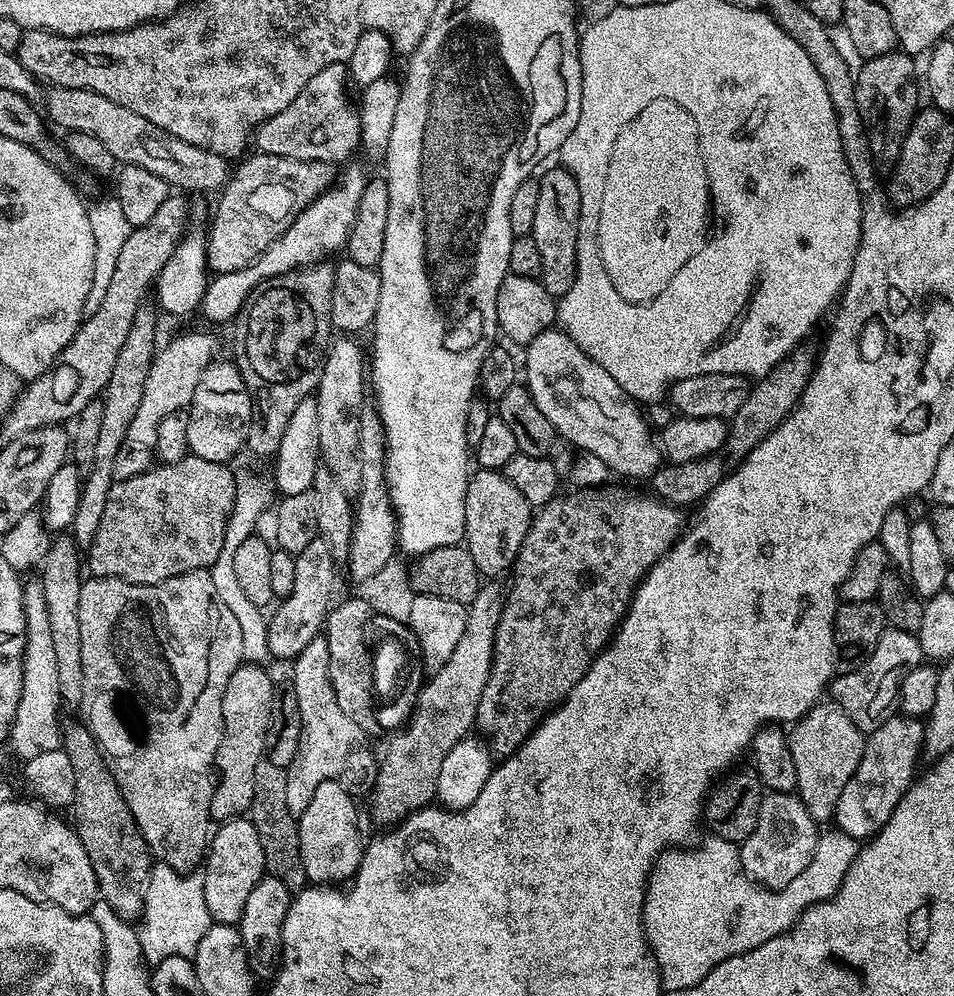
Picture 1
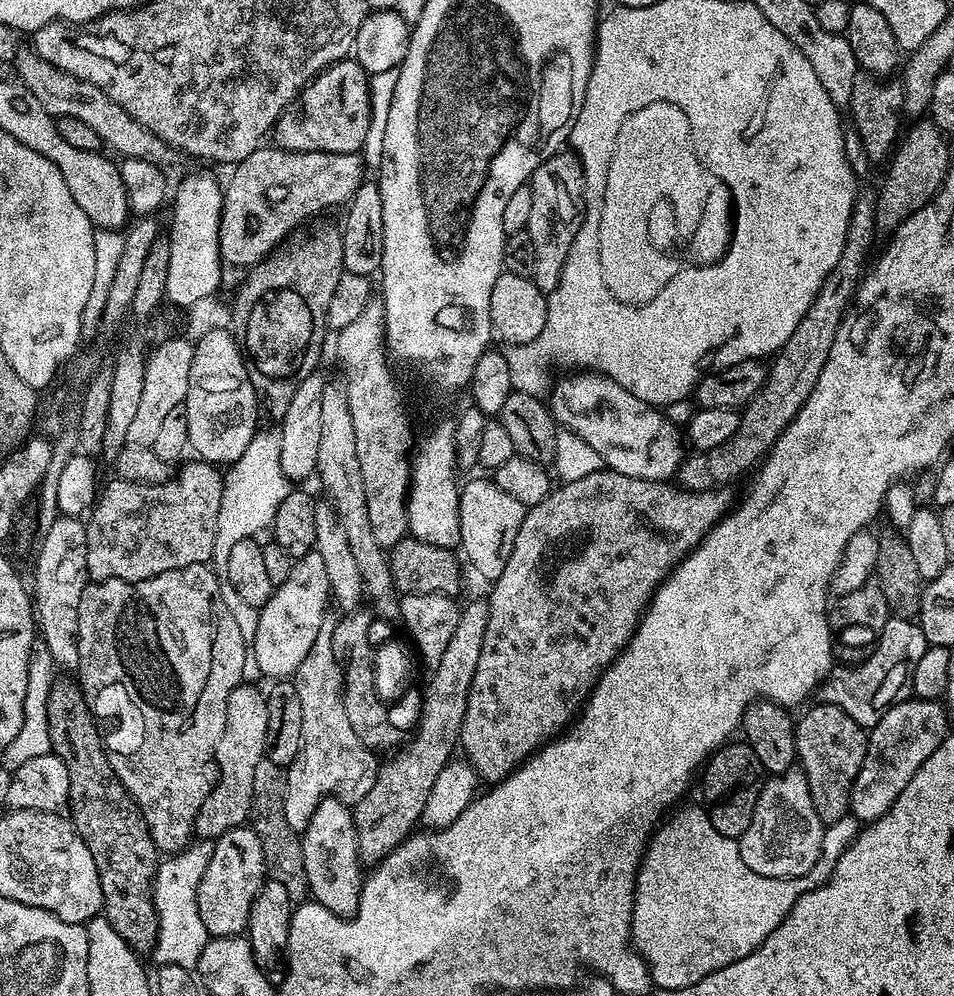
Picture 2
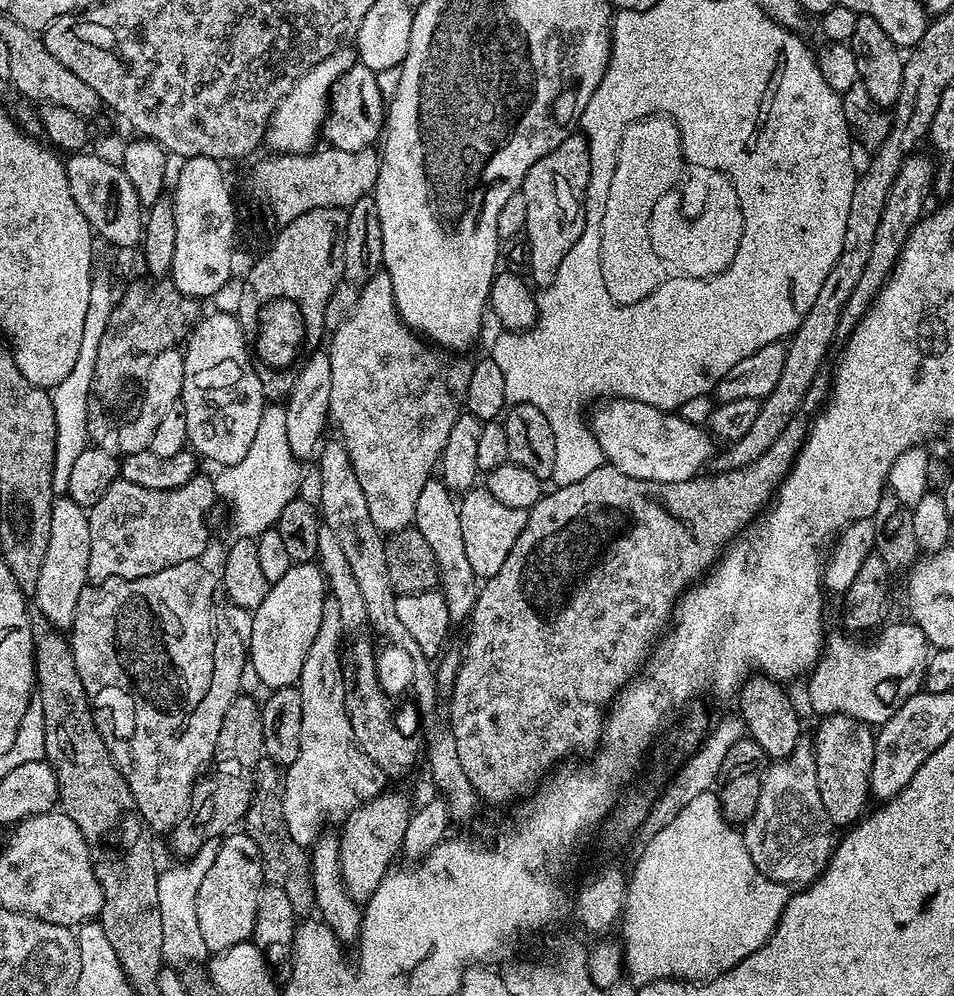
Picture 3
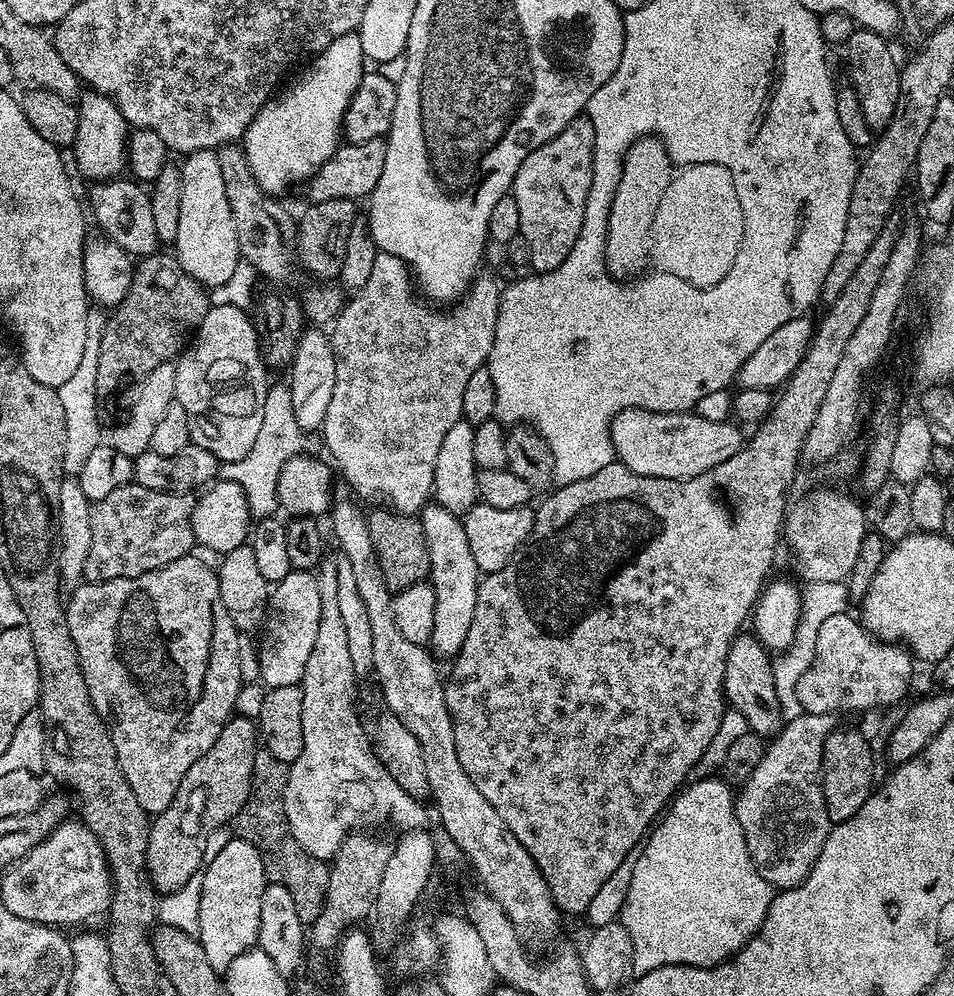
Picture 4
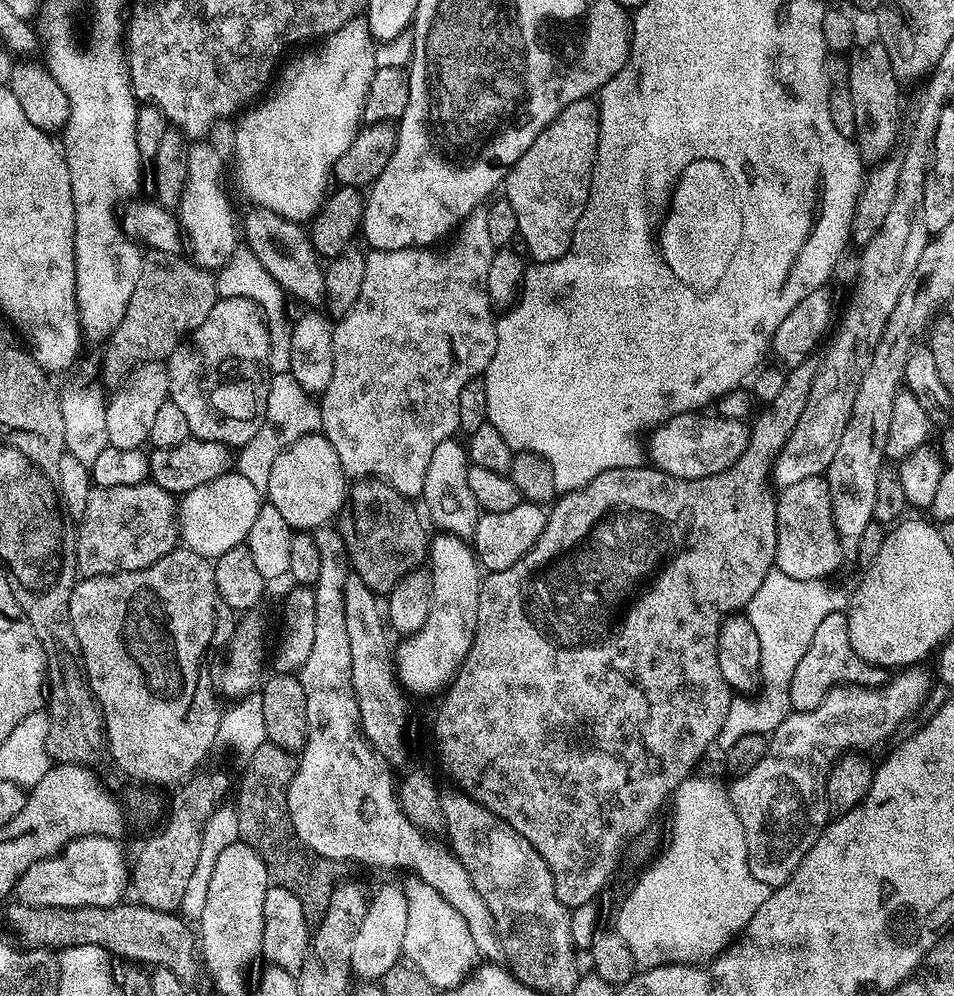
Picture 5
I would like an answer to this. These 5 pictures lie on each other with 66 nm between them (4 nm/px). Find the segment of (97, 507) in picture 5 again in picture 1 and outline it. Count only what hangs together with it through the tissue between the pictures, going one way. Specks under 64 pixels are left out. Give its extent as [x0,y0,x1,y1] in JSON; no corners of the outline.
[86,454,238,584]

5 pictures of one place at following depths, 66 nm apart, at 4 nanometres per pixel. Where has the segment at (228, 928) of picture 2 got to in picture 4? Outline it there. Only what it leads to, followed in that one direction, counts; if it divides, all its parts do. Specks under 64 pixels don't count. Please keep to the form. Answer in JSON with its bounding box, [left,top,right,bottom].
[198,838,266,974]

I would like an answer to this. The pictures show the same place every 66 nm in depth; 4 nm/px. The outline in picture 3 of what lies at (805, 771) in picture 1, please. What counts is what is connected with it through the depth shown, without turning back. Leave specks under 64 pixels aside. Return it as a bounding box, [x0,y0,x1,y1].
[810,714,876,826]

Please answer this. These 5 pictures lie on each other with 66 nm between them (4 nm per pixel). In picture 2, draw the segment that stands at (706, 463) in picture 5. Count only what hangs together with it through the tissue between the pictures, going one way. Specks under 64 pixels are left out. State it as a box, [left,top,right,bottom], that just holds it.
[550,370,686,481]

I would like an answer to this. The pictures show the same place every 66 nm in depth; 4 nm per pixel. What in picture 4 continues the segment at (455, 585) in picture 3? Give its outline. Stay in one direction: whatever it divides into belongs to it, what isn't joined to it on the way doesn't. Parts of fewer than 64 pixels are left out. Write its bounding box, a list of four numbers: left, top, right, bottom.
[418,502,482,658]

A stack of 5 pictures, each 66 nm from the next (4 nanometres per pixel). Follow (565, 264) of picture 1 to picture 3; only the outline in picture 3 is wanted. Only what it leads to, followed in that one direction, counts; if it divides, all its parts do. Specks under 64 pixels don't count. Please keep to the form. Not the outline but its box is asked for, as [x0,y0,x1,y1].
[523,134,590,286]

